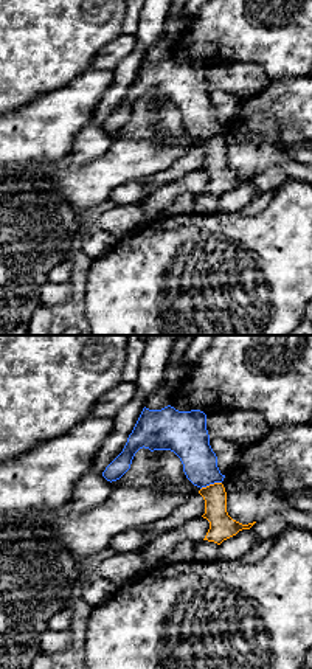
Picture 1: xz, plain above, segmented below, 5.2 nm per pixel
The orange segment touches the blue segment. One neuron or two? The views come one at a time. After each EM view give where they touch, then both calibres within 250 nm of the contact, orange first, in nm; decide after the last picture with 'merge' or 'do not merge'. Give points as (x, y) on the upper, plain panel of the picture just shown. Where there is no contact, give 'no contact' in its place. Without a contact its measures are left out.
meets orange at (210, 137); 140 nm thick on the orange side, 200 nm on the other

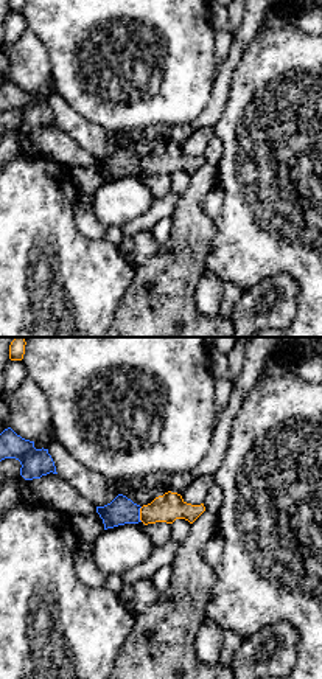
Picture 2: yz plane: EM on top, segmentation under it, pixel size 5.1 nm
meets orange at (140, 167); 140 nm thick on the orange side, 140 nm on the other

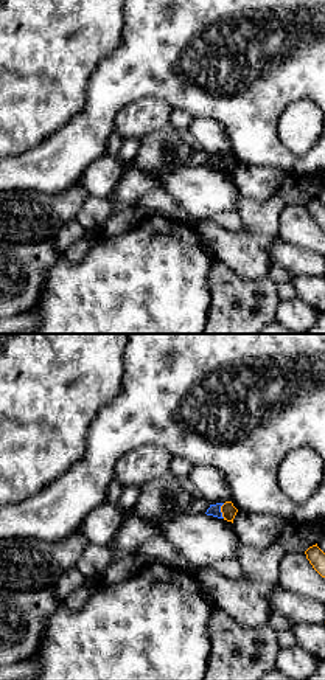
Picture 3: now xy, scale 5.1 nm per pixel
meets orange at (221, 163); 80 nm thick on the orange side, 60 nm on the other

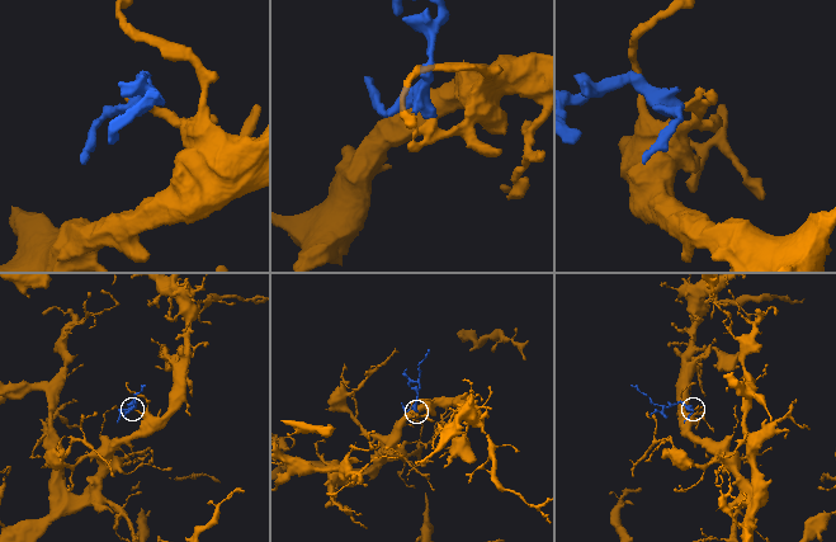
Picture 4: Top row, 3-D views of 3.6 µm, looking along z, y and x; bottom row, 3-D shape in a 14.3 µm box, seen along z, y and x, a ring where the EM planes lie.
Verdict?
do not merge

